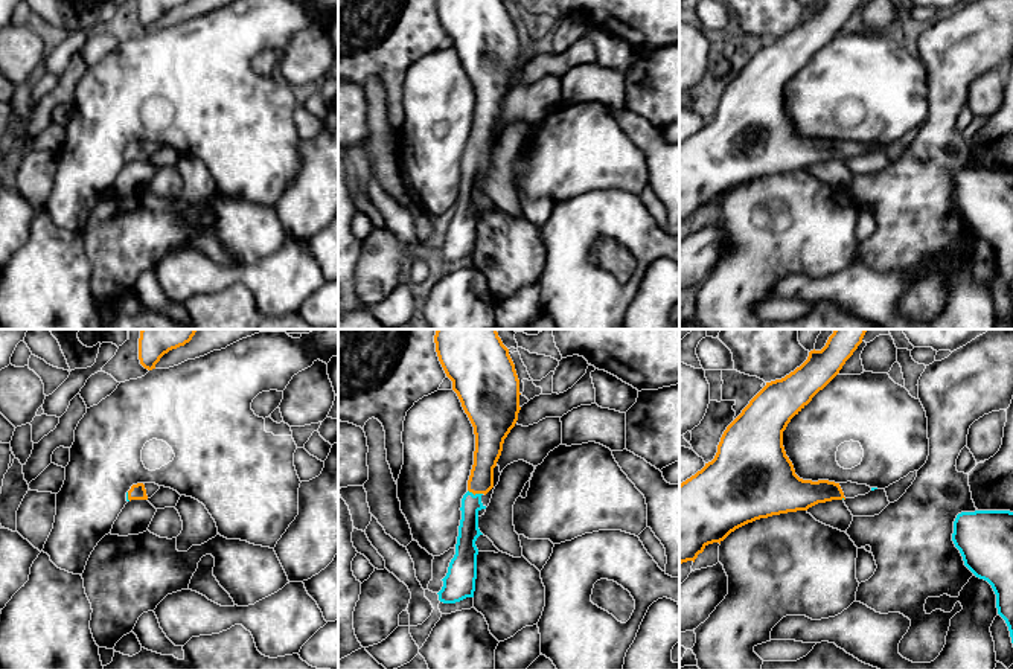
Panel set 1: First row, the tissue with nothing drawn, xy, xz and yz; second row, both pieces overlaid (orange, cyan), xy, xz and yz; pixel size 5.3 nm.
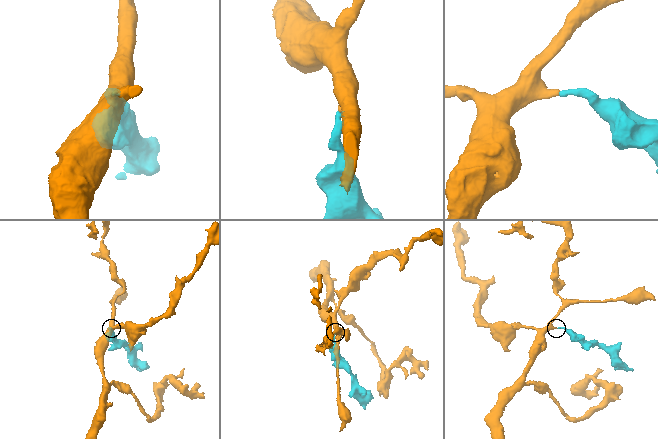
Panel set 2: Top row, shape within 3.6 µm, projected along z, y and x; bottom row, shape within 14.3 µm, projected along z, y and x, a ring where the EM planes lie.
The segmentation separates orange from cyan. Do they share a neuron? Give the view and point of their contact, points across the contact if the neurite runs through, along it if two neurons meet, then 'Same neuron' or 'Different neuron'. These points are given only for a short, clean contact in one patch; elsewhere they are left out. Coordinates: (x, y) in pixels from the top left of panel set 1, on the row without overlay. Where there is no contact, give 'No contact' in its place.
Touches orange at xz (476, 151). Path across: xz (488, 105), (482, 139), (476, 151), (469, 165), (468, 189). Same neuron

